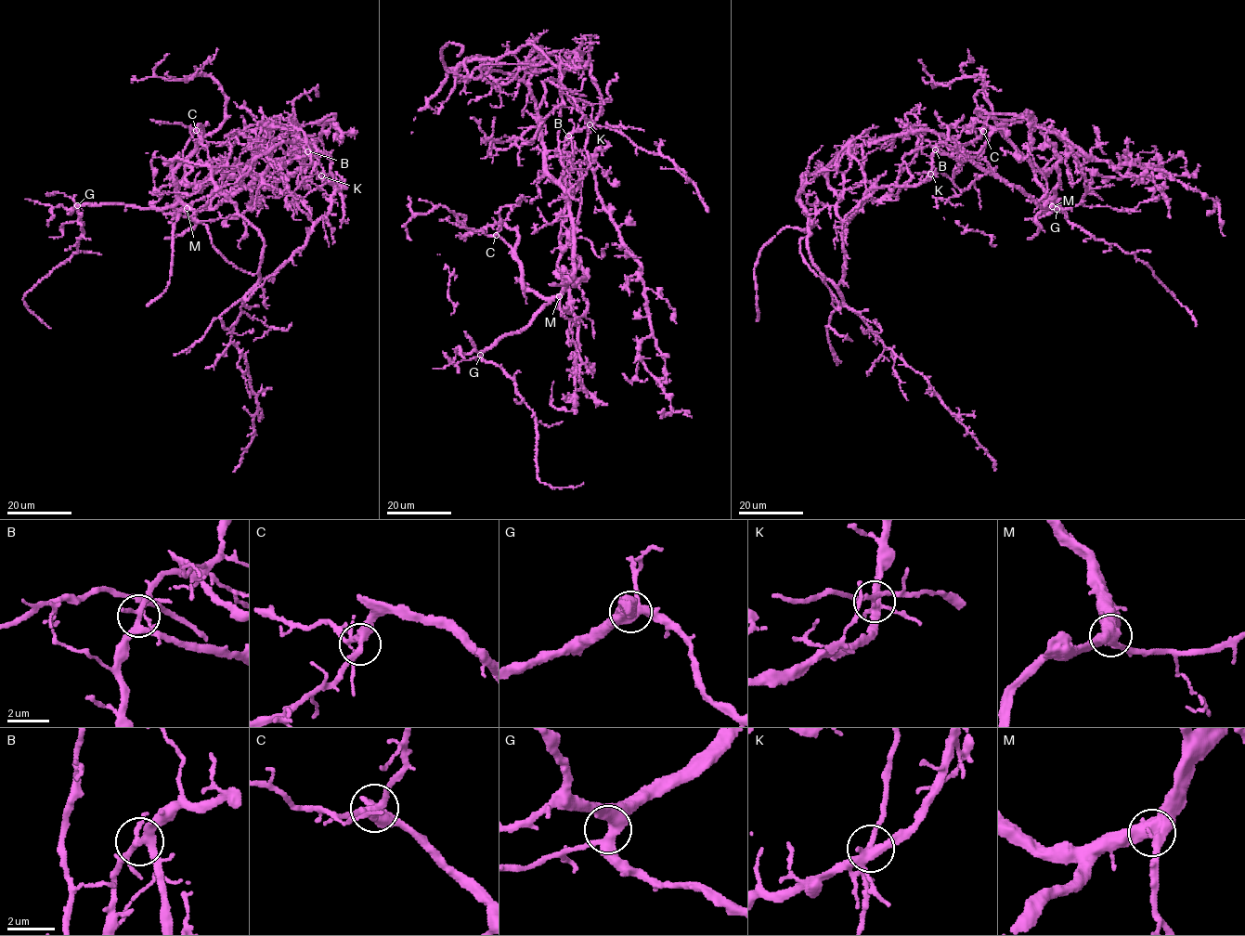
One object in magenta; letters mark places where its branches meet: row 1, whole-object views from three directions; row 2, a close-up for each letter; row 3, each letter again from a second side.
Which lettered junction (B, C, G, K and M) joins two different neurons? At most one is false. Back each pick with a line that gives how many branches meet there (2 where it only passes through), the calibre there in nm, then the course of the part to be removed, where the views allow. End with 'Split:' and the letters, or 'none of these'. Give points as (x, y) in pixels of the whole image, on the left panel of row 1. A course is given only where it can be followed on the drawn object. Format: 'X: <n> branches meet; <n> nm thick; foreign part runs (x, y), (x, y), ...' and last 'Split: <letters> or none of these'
K: 5 branches meet; 240 nm thick; foreign part runs (320, 175), (346, 187), (307, 243), (264, 279), (259, 231), (212, 170), (179, 159), (146, 152), (48, 237)
Split: K

